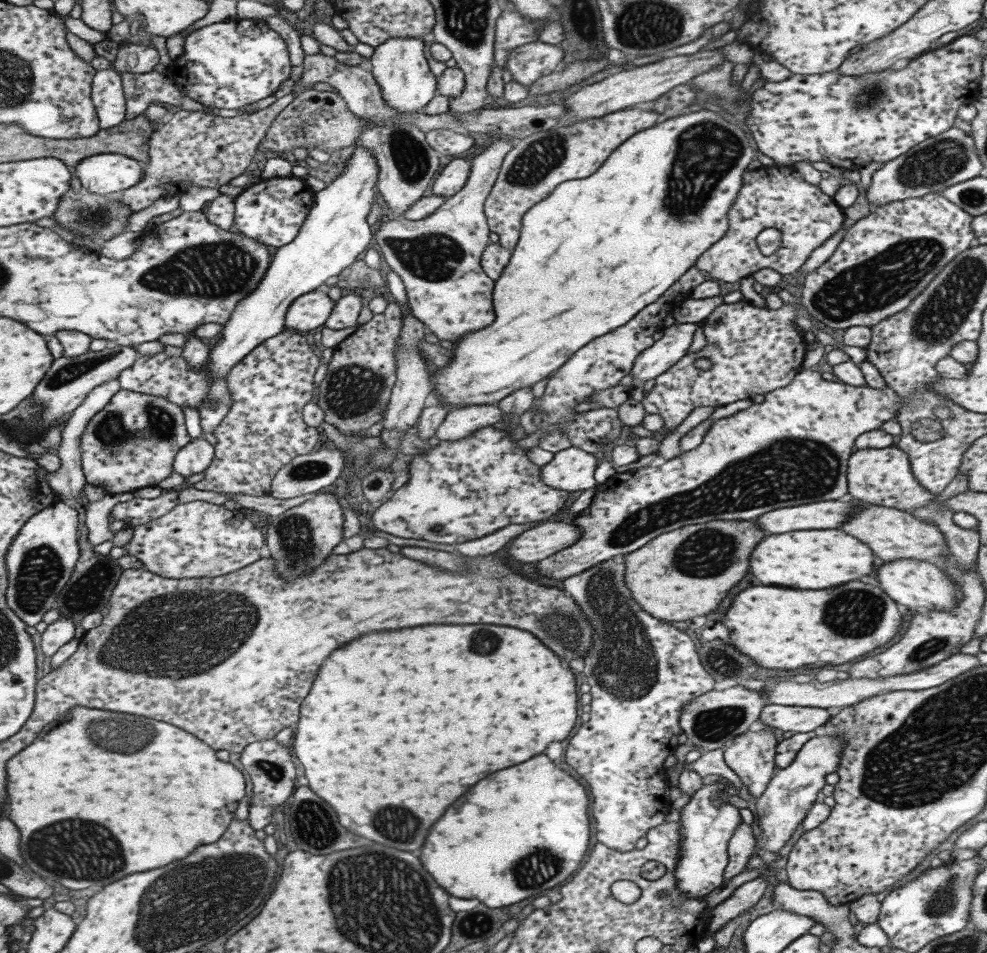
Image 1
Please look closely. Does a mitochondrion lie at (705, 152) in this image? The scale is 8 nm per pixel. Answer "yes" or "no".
yes

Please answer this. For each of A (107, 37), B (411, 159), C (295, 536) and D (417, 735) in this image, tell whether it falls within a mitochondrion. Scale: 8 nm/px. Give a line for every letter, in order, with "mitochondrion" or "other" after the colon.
A: other
B: mitochondrion
C: mitochondrion
D: other

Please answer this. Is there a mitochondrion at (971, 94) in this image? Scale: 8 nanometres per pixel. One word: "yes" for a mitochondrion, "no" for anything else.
no

